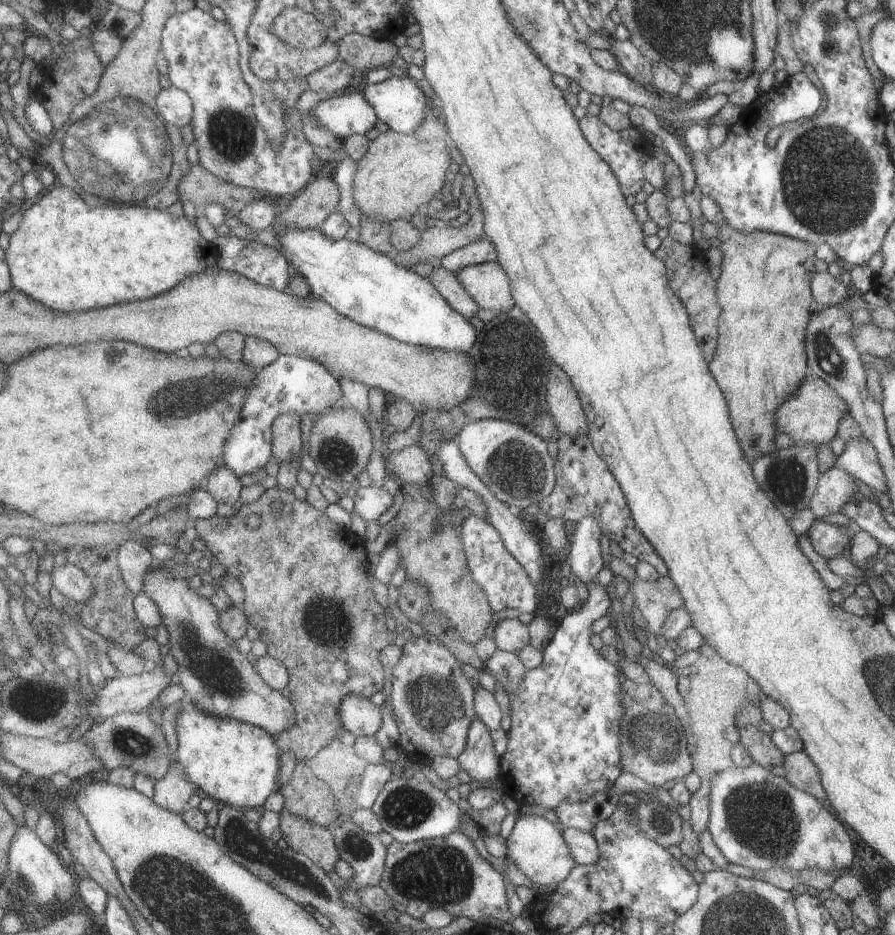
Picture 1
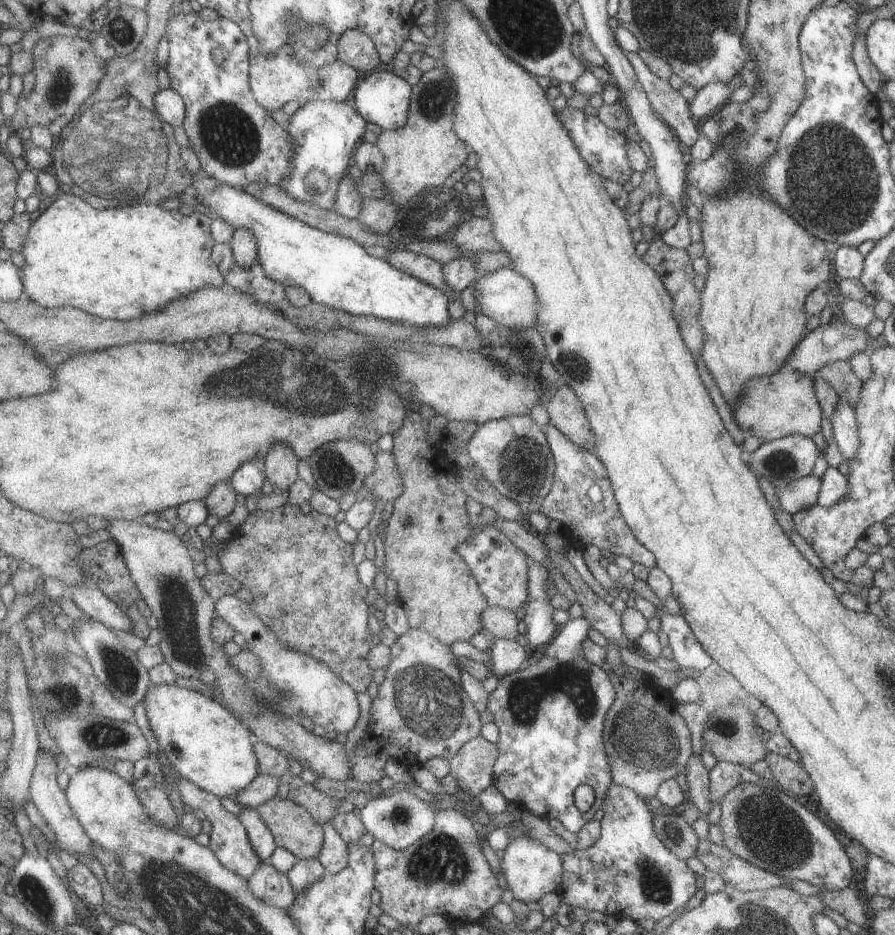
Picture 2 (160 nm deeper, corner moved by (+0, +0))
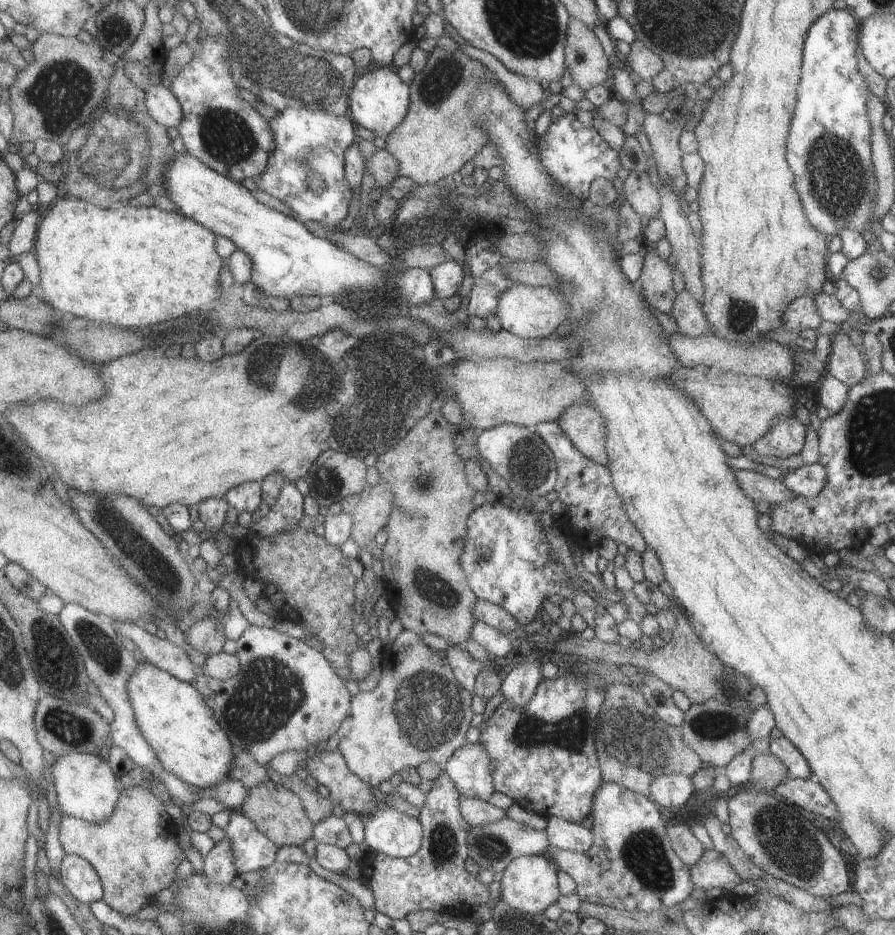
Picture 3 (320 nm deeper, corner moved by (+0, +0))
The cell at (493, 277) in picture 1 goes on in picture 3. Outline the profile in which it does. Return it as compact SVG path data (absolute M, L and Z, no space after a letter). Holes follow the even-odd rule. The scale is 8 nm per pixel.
M516 284L498 295L498 305L495 317L501 328L522 339L540 339L549 337L557 326L566 320L568 306L559 291L549 287L532 287Z

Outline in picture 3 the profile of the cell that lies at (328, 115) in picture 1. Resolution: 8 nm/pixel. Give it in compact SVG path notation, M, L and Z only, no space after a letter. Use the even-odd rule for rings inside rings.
M307 105L300 109L284 108L266 121L273 146L268 152L264 169L255 178L256 186L269 196L285 203L290 210L288 217L293 216L297 222L304 224L307 220L313 220L313 222L321 222L328 229L335 229L335 225L338 225L347 216L349 201L352 198L352 190L344 175L344 152L351 143L358 140L355 135L356 126L351 122L349 116L338 117L319 107L308 107ZM312 172L318 174L321 179L321 189L315 192L309 189L307 181L305 181L305 176Z

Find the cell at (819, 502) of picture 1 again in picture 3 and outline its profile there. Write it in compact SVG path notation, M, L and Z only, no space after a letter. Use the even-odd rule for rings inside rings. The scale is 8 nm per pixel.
M748 469L733 471L733 478L736 485L742 489L742 493L755 503L763 500L772 505L781 502L789 493L793 493L785 488L779 479L771 479Z

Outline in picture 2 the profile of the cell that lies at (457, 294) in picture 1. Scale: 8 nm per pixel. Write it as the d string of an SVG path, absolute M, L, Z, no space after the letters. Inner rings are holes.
M393 250L389 252L386 260L393 268L408 275L413 275L427 284L435 285L446 294L449 300L459 298L459 293L454 293L442 279L441 265L425 255L418 255L411 251Z

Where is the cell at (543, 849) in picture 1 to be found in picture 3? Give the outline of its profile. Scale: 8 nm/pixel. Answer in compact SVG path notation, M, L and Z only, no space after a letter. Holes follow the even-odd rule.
M521 855L508 861L502 870L499 898L513 910L523 914L543 913L547 906L551 906L559 898L557 889L557 868L549 859L541 855Z

